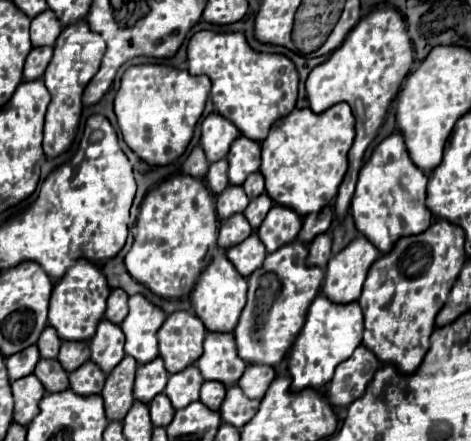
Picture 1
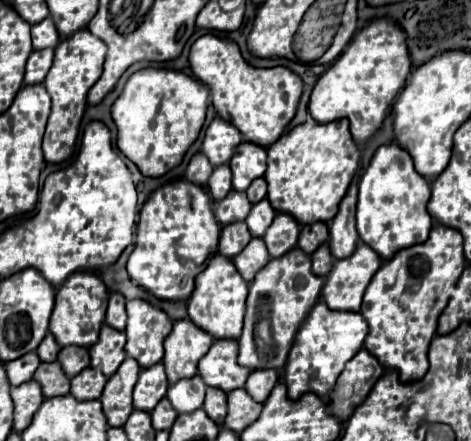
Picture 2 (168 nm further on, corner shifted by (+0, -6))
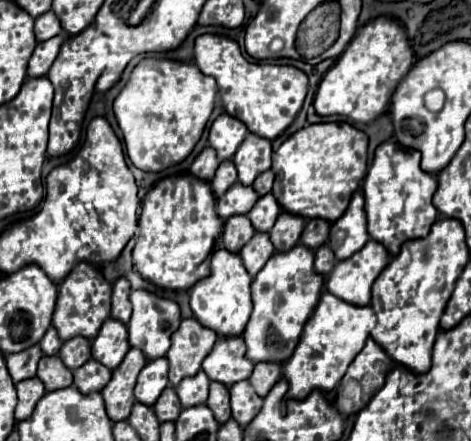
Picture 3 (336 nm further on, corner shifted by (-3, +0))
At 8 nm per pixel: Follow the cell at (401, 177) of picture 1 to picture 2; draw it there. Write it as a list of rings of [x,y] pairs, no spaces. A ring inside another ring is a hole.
[[[396,142],[380,146],[374,152],[364,176],[360,178],[356,210],[360,238],[384,260],[390,260],[402,248],[422,244],[432,228],[432,218],[426,210],[428,200],[430,184],[414,170],[410,154]]]

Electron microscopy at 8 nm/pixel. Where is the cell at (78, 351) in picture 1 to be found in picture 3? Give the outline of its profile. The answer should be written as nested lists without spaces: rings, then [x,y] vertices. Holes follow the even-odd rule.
[[[83,336],[71,338],[67,342],[63,342],[61,350],[59,350],[59,358],[63,360],[63,364],[69,370],[75,370],[79,366],[83,366],[89,358],[91,358],[91,342]]]

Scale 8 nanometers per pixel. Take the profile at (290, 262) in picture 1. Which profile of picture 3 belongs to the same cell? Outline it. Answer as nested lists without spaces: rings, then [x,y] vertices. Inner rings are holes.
[[[297,244],[289,252],[275,252],[271,262],[255,276],[251,284],[253,314],[243,332],[247,344],[247,358],[251,362],[285,362],[301,336],[303,324],[313,314],[323,292],[325,278],[313,268],[313,250]]]

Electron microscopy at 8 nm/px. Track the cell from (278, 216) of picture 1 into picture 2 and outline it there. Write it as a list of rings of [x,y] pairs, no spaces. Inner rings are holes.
[[[278,214],[272,226],[264,234],[264,242],[268,246],[270,256],[278,258],[288,250],[292,250],[298,242],[298,234],[300,234],[300,224],[288,214]]]

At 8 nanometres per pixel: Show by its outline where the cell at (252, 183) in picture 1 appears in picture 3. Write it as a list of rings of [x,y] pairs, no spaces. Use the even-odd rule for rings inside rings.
[[[267,170],[263,174],[259,174],[253,182],[253,190],[259,194],[259,196],[265,196],[271,192],[271,186],[273,186],[273,172]]]

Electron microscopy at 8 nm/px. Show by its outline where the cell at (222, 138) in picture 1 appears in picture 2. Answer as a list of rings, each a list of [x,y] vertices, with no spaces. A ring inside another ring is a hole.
[[[216,116],[212,124],[206,128],[202,152],[208,156],[212,166],[220,166],[234,156],[236,146],[240,142],[242,142],[242,134],[238,132],[238,128]]]

